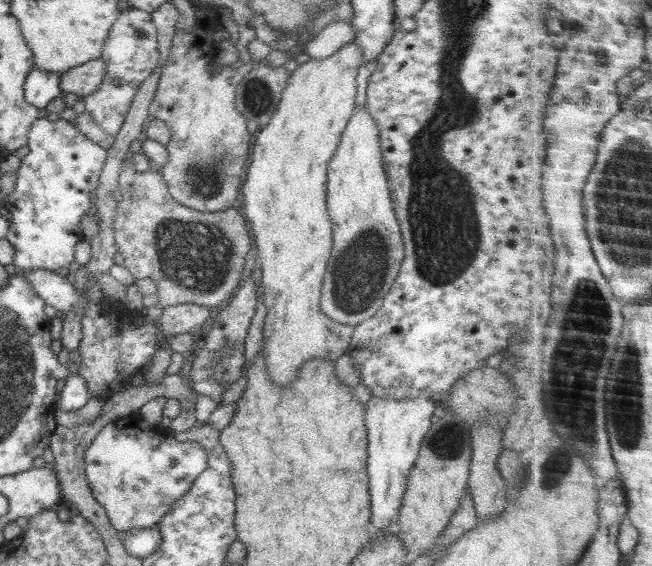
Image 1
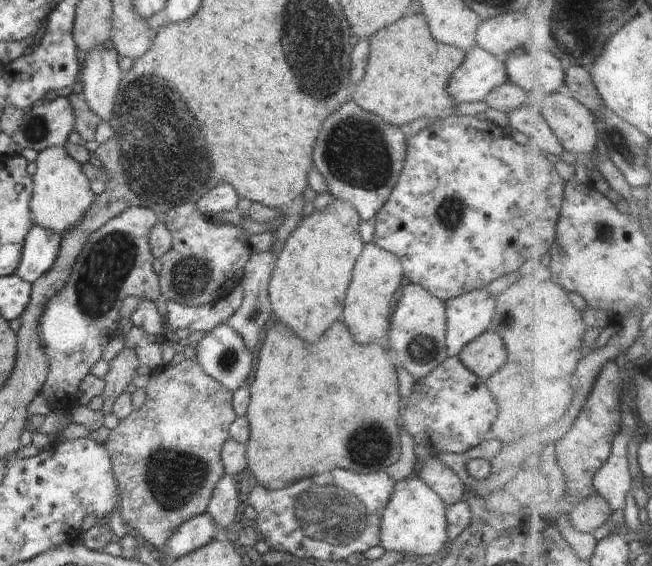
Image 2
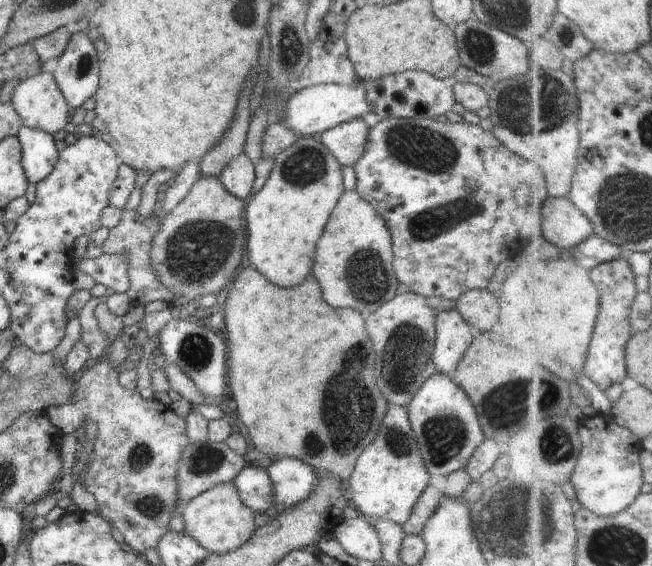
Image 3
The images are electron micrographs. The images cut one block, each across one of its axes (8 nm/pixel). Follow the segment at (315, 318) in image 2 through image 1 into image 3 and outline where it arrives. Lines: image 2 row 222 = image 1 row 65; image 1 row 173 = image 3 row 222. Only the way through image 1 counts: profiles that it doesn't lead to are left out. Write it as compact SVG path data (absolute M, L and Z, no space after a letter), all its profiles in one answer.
M300 137L275 157L266 184L246 206L246 251L250 264L272 284L294 288L312 272L318 239L345 191L340 167L322 141Z

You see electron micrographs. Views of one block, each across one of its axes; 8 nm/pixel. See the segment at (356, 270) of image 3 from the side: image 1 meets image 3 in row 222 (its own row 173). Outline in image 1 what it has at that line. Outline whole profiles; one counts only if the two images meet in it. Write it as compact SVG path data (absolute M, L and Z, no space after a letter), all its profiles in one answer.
M365 105L355 107L327 167L326 202L332 221L333 245L323 276L319 307L328 318L354 327L381 307L405 255L382 166L378 128Z

